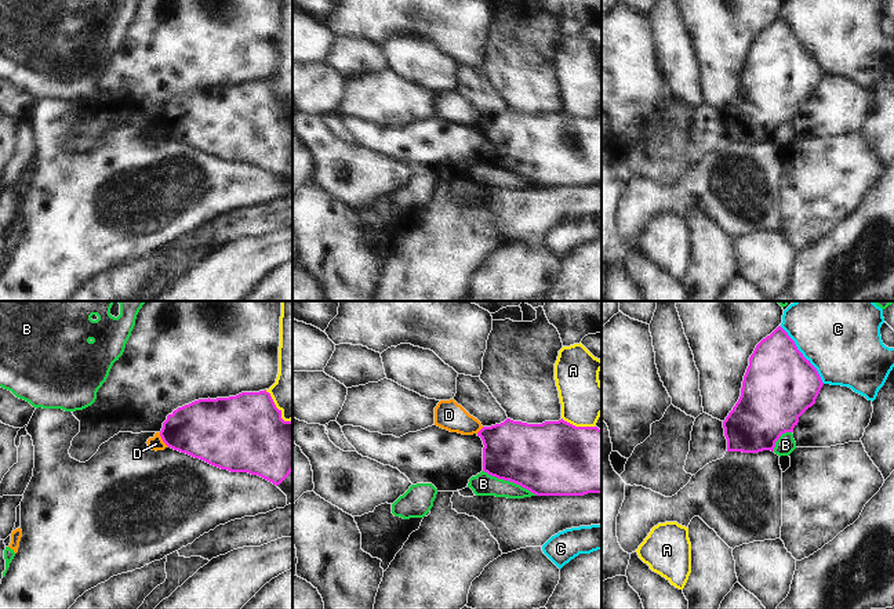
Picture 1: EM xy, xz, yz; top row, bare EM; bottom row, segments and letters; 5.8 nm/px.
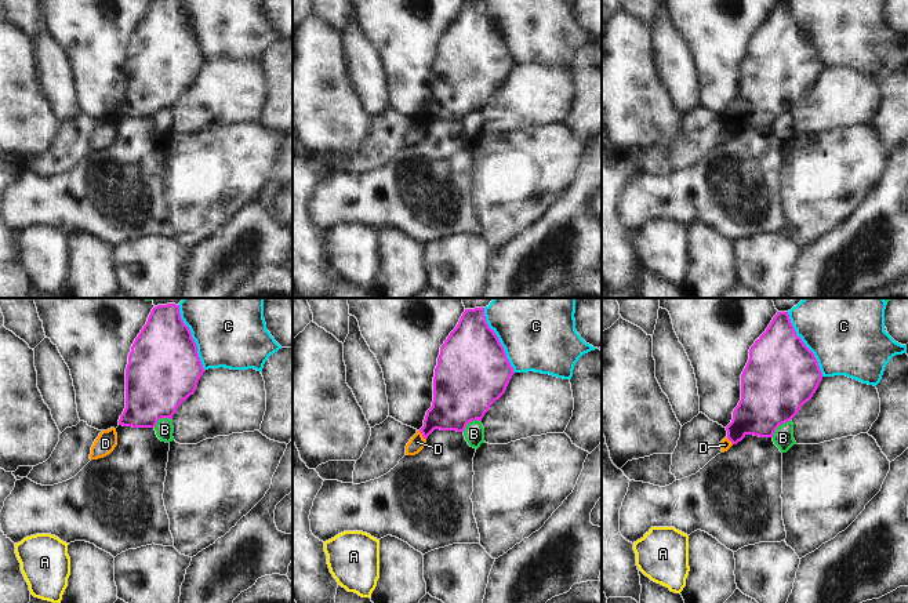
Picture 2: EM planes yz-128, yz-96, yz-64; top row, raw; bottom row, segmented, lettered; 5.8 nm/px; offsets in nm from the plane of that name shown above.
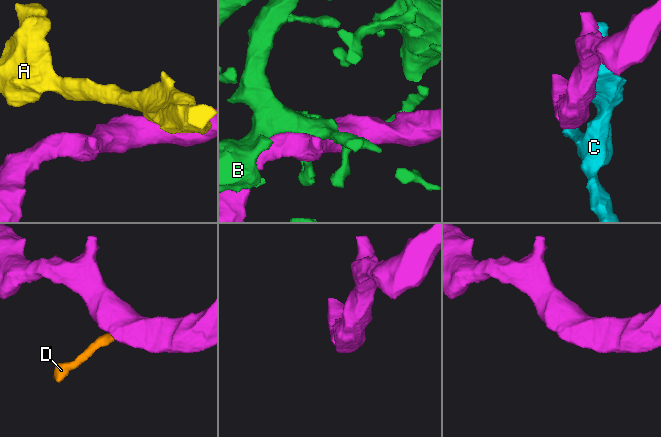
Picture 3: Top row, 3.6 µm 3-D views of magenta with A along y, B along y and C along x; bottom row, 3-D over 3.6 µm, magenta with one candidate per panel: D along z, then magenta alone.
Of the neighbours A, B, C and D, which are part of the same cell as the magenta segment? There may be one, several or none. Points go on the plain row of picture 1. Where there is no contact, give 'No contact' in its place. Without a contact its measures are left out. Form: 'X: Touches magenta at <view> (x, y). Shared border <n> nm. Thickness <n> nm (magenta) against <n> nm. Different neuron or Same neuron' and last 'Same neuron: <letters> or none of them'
A: Touches magenta at xz (578, 118). Shared border 200 nm. Thickness 440 nm (magenta) against 260 nm. Different neuron
B: Touches magenta at xz (511, 171). Shared border 360 nm. Thickness 420 nm (magenta) against 130 nm. Different neuron
C: Touches magenta at yz (802, 46). Shared border 420 nm. Thickness 420 nm (magenta) against 420 nm. Different neuron
D: Touches magenta at xy (162, 129). Shared border 110 nm. Thickness 340 nm (magenta) against 80 nm. Different neuron
Same neuron: none of them.

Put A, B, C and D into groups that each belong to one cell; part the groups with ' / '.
A / B D / C

